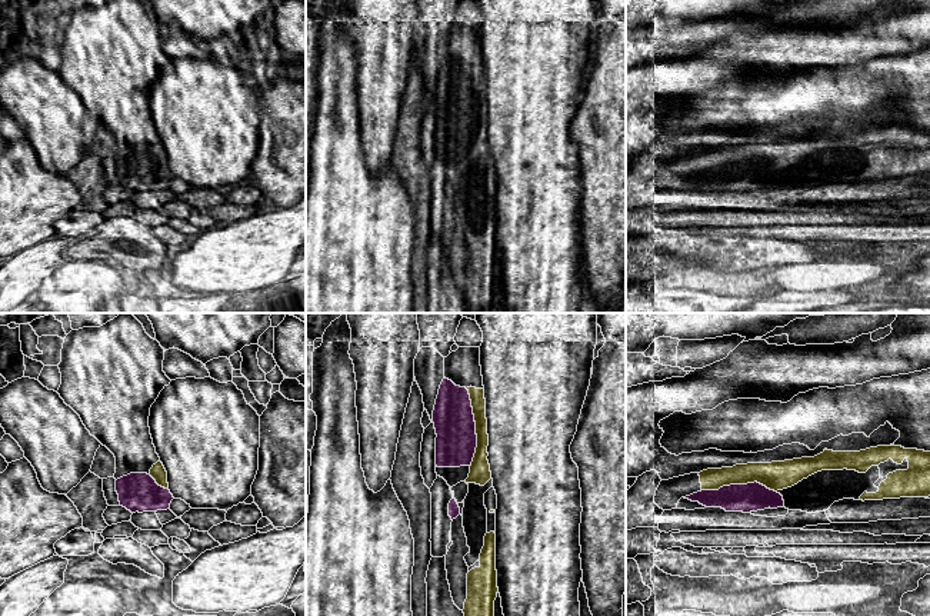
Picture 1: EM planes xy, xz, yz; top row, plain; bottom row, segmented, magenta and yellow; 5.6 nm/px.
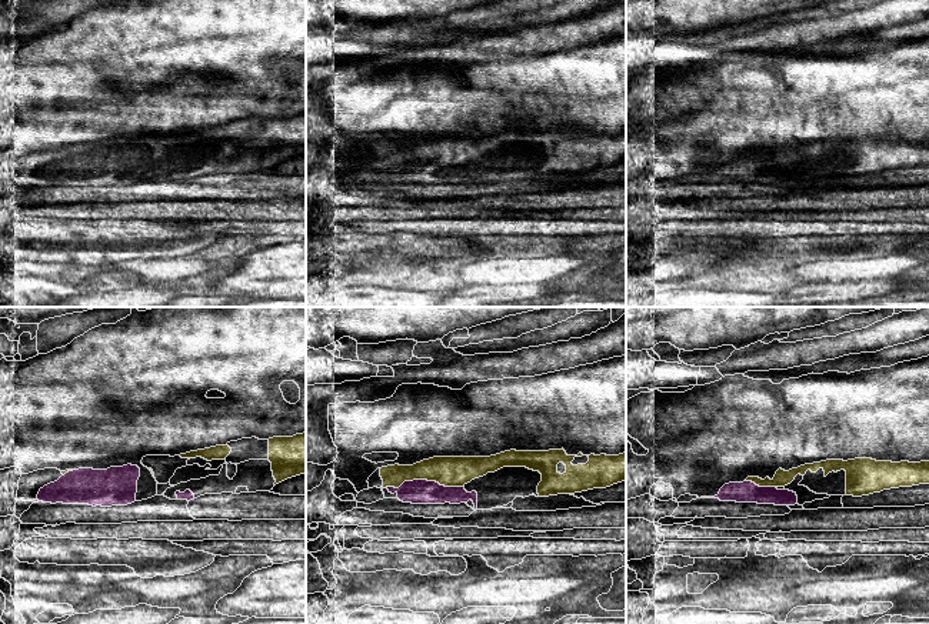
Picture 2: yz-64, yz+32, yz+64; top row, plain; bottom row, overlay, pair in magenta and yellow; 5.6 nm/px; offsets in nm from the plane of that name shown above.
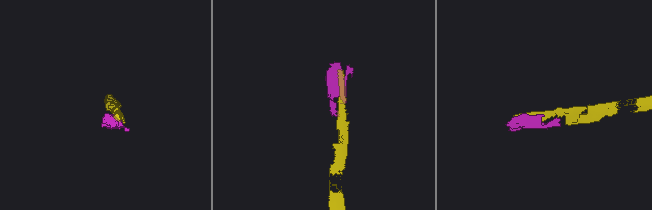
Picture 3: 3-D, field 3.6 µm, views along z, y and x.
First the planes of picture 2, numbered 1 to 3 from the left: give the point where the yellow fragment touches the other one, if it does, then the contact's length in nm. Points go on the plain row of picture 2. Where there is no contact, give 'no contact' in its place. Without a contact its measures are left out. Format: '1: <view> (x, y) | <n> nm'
1: yz-64 (70, 152) | 30 nm
2: yz+32 (425, 160) | 420 nm
3: yz+64 (761, 167) | 170 nm

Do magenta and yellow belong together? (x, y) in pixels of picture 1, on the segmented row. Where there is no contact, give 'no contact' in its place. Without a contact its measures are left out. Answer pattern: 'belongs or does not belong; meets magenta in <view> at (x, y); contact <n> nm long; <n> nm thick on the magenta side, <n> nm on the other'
belongs; meets magenta in xz at (474, 426); contact 420 nm long; 240 nm thick on the magenta side, 110 nm on the other

